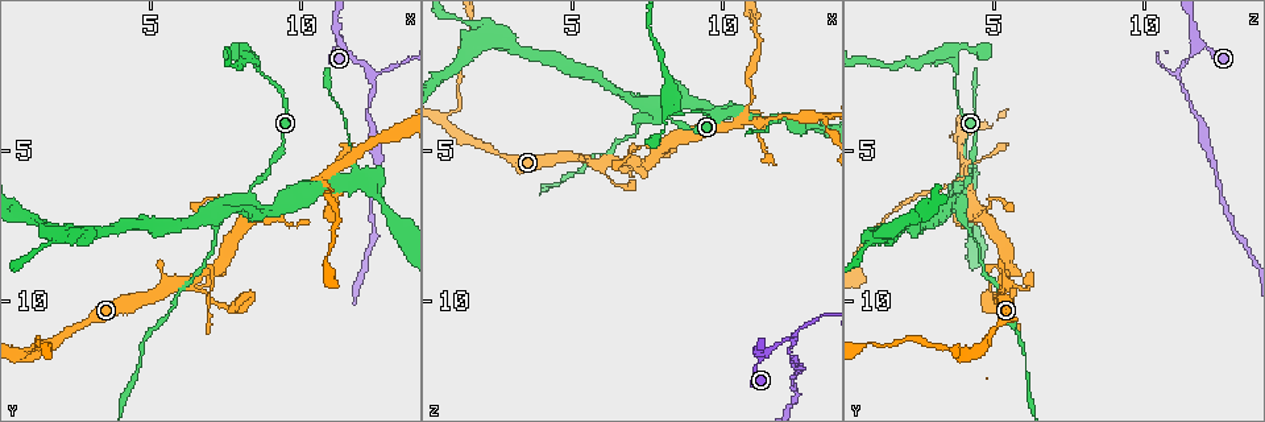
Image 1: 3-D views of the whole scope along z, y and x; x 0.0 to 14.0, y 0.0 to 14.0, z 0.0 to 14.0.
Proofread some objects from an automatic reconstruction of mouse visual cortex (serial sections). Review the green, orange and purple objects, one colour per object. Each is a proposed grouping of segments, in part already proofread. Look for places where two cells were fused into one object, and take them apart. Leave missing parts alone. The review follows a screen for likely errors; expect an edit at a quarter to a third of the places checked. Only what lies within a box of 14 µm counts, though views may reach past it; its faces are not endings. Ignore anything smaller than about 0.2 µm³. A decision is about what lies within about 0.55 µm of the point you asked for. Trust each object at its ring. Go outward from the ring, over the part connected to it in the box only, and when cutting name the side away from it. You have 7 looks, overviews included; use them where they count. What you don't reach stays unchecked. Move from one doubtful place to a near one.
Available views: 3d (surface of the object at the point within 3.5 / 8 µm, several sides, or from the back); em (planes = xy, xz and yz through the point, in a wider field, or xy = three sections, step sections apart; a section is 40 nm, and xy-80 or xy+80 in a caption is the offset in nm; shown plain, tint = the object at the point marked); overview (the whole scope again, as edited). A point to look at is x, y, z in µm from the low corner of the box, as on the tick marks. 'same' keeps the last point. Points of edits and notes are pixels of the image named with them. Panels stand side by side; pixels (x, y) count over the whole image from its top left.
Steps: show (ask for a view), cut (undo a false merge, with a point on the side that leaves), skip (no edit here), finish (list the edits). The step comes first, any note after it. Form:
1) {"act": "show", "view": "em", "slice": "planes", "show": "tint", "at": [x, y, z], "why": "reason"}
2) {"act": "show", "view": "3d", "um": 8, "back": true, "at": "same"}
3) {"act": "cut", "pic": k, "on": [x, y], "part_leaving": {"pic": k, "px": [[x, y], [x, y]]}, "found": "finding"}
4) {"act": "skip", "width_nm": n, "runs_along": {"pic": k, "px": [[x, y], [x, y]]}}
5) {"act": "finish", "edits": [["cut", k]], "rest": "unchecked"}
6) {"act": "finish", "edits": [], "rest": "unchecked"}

{"act": "show", "view": "3d", "um": 3.5, "at": [8.0, 6.8, 3.8], "why": "four-way junction"}

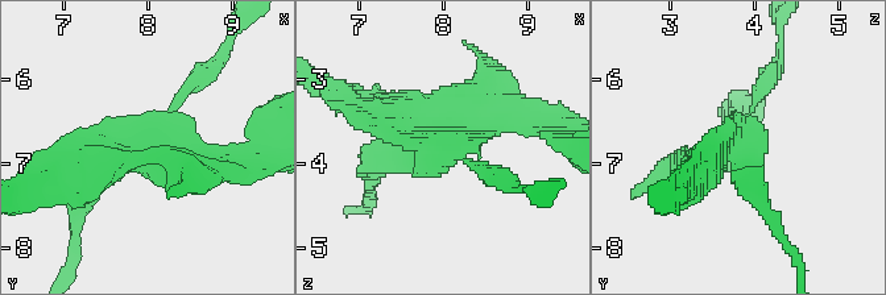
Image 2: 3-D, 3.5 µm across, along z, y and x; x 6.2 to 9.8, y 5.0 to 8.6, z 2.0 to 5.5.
{"act": "show", "view": "em", "slice": "xy", "step": 3, "show": "tint", "at": [8.00, 6.70, 3.80], "arms": 4, "arm_widths_nm": [200, 300, 300, 400], "why": "now the EM"}

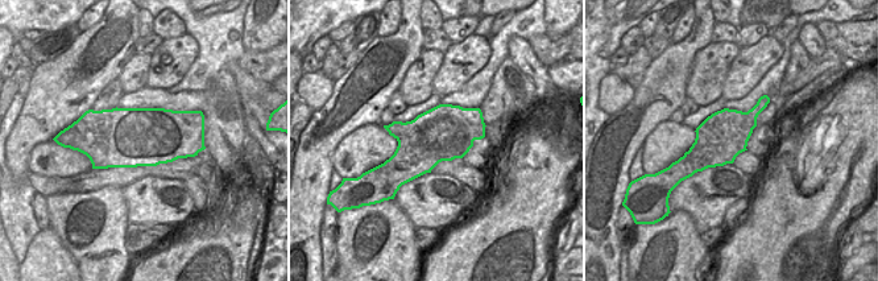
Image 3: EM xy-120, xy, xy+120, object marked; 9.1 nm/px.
{"act": "skip", "found": "all the same cell"}

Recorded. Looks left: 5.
{"act": "show", "view": "3d", "um": 3.5, "at": [6.4, 9.3, 5.4], "why": "side arm on a straight run"}

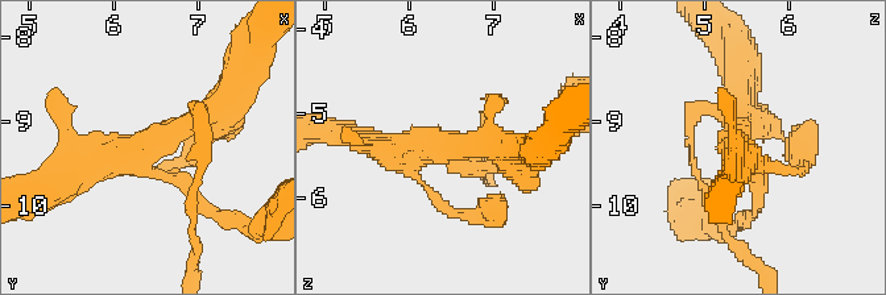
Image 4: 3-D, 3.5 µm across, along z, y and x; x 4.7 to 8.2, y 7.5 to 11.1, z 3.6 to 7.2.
{"act": "show", "view": "em", "slice": "xy", "step": 3, "show": "tint", "at": [6.35, 9.35, 5.40], "why": "need the tissue"}

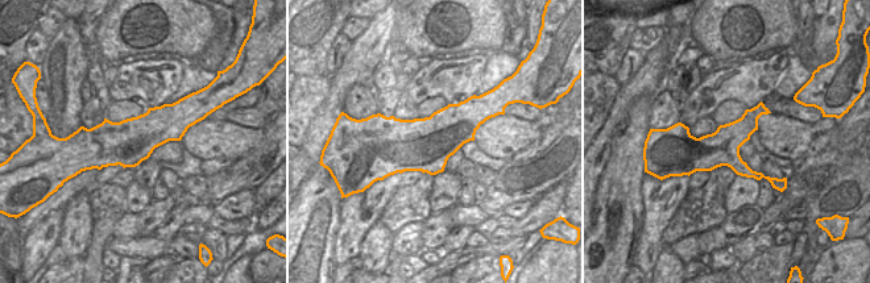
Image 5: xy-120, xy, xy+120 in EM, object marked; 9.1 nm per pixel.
{"act": "skip", "runs_along": {"pic": 5, "px": [[675, 132], [758, 175]]}, "found": "continuous, no second cell"}

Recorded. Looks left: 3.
{"act": "show", "view": "3d", "um": 3.5, "at": [1.3, 11.6, 3.4], "why": "sharp bend"}

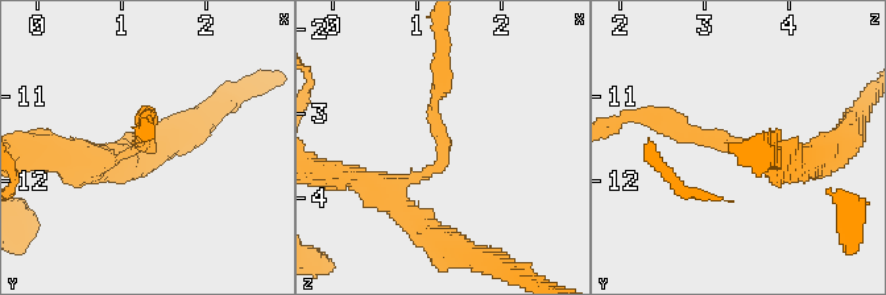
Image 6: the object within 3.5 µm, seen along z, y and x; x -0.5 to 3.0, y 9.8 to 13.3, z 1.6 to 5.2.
{"act": "show", "view": "em", "slice": "xy", "step": 5, "show": "tint", "at": [1.30, 11.55, 3.45], "arm_widths_nm": [150, 350], "why": "now the EM"}

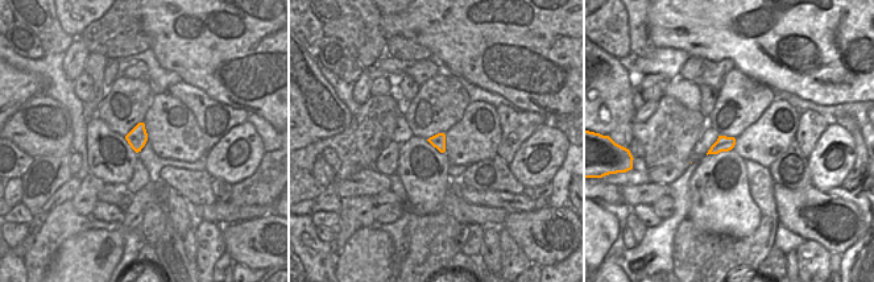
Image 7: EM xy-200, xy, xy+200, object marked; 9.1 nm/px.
{"act": "show", "view": "em", "slice": "xy", "step": 2, "show": "tint", "at": "same", "why": "cut it another way"}

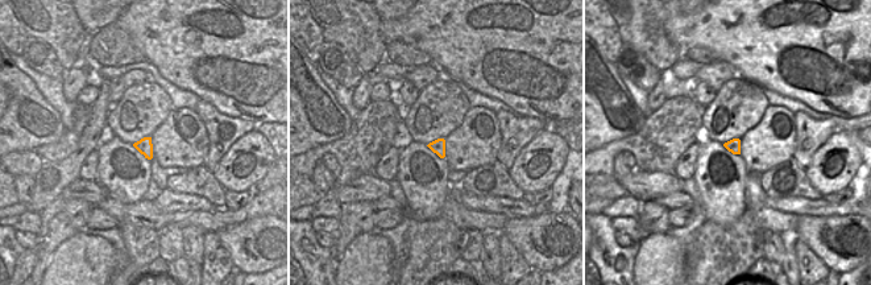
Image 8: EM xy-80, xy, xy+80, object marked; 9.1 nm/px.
{"act": "skip", "runs_along": {"pic": 6, "px": [[797, 158], [688, 138], [669, 117]]}, "found": "all the same cell"}

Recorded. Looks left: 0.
{"act": "finish", "edits": [], "rest": "unchecked"}

